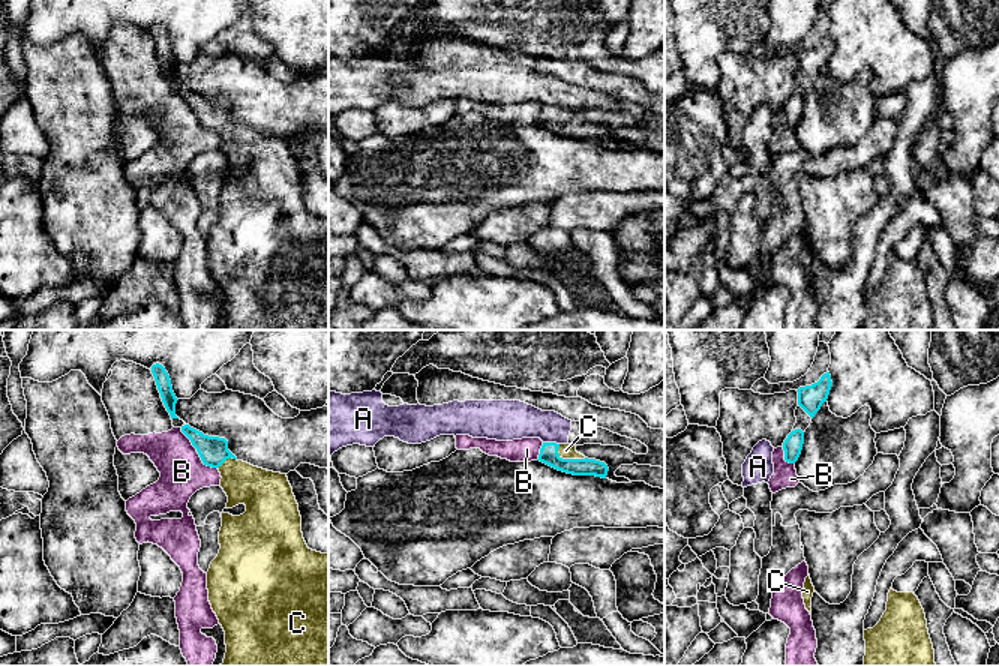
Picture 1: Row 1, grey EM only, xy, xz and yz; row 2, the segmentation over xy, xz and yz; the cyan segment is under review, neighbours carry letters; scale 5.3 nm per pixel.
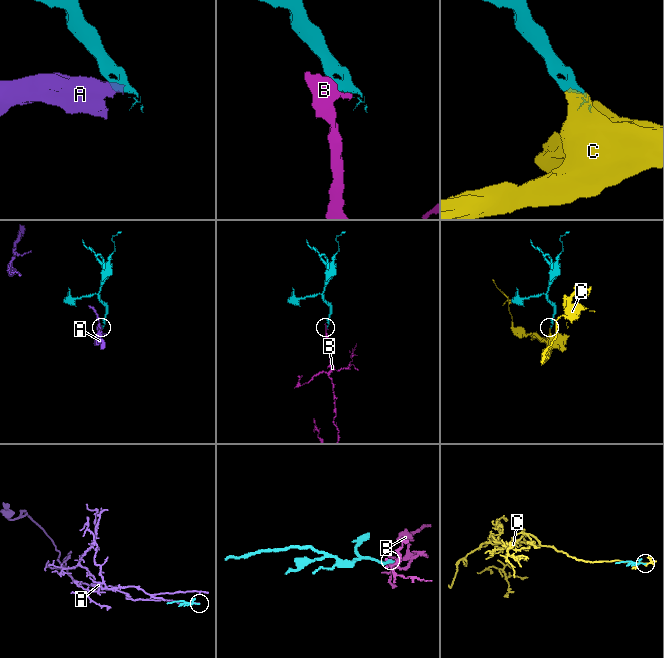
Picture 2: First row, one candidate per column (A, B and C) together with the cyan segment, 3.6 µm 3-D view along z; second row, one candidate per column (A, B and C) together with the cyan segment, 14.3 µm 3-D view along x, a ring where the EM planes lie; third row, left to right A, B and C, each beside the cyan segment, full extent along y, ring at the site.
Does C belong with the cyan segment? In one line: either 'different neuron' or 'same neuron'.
same neuron

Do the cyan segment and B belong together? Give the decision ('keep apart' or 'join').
keep apart

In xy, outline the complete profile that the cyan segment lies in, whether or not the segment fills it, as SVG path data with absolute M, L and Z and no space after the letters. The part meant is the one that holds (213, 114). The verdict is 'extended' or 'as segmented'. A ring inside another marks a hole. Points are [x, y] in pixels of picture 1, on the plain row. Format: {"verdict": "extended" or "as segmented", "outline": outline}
{"verdict": "extended", "outline": "M189 88L182 90L182 96L190 104L192 110L196 112L202 128L219 134L222 141L219 150L228 160L225 172L232 172L238 168L246 170L246 176L240 180L222 177L222 190L219 195L220 213L207 236L208 266L219 284L219 288L225 296L226 316L224 327L219 330L328 330L328 218L321 218L308 212L302 196L302 180L298 176L298 168L296 165L286 138L267 135L248 126L238 124L228 114L228 105L225 102L204 99Z"}

